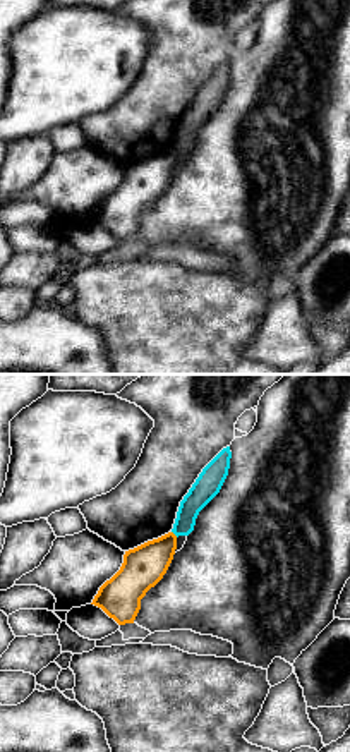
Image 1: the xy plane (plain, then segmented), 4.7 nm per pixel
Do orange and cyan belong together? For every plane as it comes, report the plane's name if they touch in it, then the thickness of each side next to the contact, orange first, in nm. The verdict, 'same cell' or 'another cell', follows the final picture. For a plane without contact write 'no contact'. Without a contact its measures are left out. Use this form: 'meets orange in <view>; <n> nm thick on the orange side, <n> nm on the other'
meets orange in xy; 200 nm thick on the orange side, 110 nm on the other

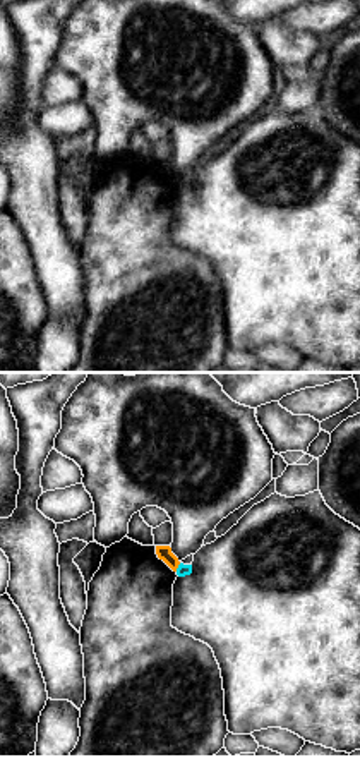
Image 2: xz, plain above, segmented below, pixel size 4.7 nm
meets orange in xz; 70 nm thick on the orange side, 60 nm on the other

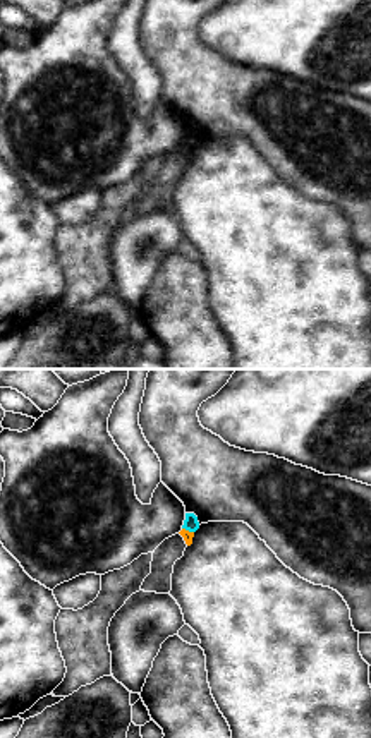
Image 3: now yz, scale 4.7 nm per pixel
meets orange in yz; 50 nm thick on the orange side, 70 nm on the other

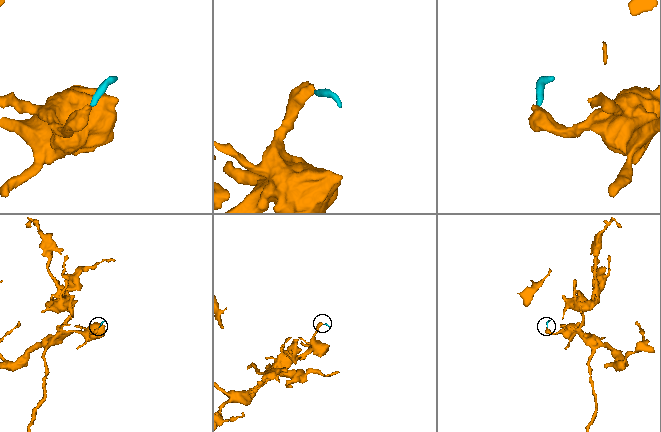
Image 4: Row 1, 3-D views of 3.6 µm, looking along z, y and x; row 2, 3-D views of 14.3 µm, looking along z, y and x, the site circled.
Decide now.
another cell

